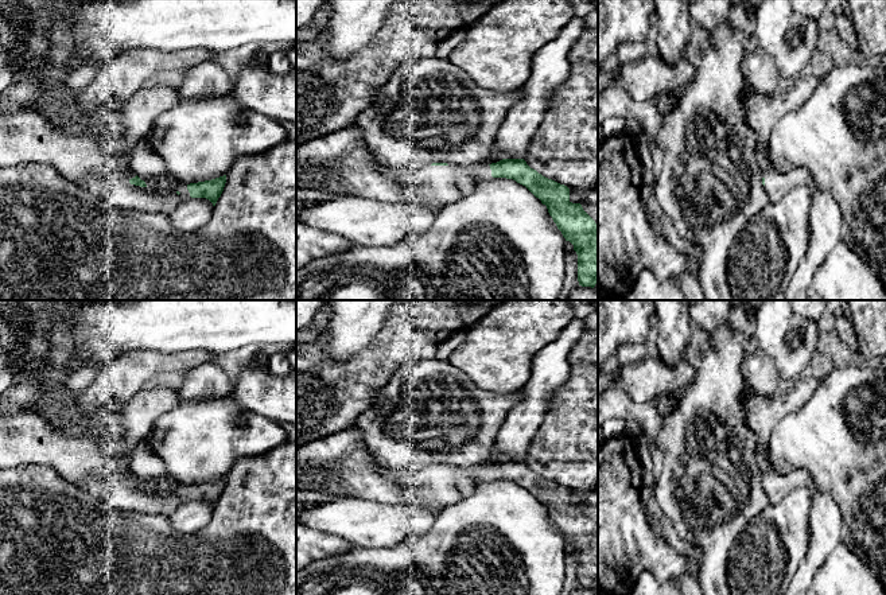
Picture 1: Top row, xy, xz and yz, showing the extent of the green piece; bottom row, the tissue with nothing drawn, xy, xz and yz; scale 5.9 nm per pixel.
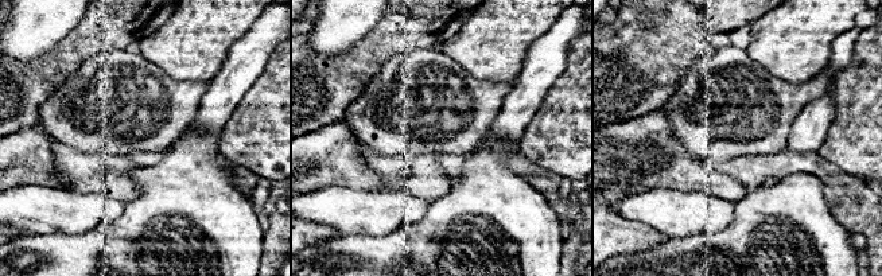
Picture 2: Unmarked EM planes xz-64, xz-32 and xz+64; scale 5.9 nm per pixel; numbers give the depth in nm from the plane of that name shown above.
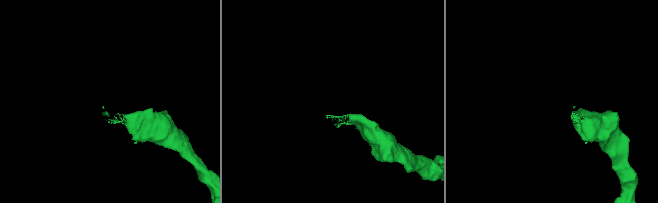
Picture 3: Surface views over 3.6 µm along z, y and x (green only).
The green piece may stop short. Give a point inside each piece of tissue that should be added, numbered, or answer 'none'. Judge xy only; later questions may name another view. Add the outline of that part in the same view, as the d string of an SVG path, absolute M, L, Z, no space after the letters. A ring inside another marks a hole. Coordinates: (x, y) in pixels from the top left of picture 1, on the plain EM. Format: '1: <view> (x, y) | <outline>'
1: xy (182, 489) | M178 485L176 491L180 494L183 502L191 499L186 485Z

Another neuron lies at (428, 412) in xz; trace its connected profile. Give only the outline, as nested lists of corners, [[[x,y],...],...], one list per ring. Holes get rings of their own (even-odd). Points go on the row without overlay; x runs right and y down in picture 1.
[[[439,358],[407,363],[397,369],[377,393],[372,405],[361,413],[353,427],[357,428],[365,446],[378,464],[390,470],[421,470],[432,464],[447,464],[467,468],[489,462],[494,443],[508,413],[524,398],[524,392],[496,394],[474,385],[448,361]]]

